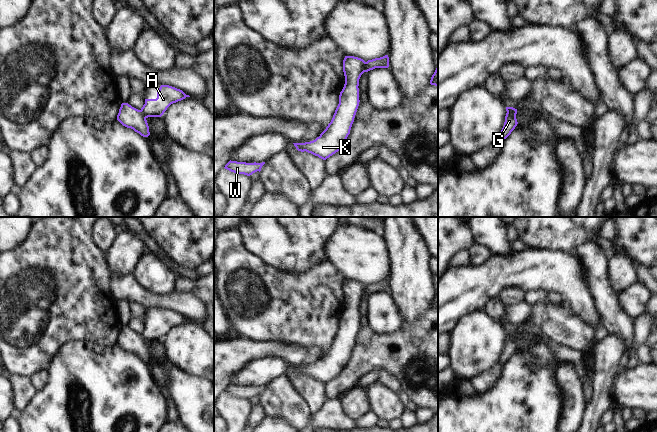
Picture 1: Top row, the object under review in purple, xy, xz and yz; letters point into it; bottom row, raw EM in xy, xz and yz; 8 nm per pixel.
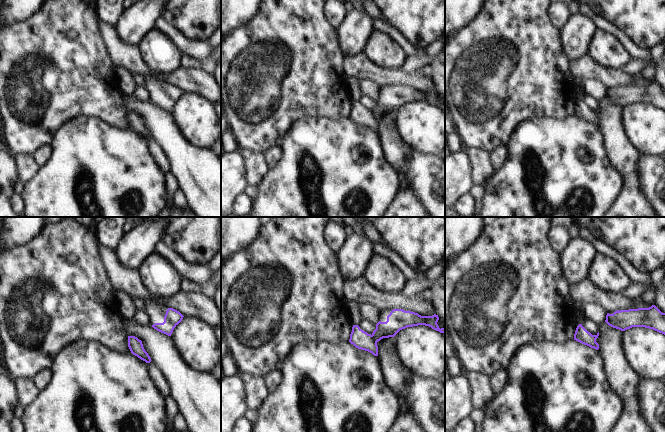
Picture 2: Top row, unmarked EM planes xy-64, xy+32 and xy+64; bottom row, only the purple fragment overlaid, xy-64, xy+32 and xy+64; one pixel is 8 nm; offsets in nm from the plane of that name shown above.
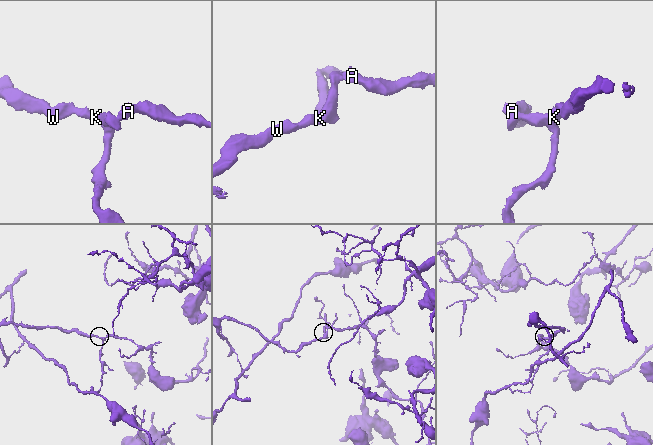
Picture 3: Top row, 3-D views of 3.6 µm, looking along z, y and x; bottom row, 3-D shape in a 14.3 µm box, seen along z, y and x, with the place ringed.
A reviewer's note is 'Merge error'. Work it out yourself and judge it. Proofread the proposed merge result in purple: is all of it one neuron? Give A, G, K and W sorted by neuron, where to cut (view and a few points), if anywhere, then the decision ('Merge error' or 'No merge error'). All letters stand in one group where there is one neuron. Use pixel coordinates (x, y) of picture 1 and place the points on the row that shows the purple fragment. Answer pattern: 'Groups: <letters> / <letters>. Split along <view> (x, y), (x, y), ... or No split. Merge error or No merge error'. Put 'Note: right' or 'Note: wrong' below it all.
Groups: A / G K W. Split along xz (366, 62), (364, 71). Merge error.
Note: right

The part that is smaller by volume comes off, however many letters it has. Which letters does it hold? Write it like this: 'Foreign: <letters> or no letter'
Foreign: G, K, W

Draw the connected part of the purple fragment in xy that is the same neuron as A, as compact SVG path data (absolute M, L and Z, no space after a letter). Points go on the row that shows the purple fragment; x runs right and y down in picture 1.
M161 85L156 99L145 99L145 104L141 108L142 113L146 118L161 117L167 108L178 101L190 97L182 90L169 85Z

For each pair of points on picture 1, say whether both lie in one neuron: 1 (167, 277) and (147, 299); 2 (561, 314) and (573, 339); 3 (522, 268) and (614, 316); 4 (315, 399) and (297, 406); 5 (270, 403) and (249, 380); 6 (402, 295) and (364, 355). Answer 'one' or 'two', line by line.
1: two
2: one
3: two
4: two
5: two
6: two

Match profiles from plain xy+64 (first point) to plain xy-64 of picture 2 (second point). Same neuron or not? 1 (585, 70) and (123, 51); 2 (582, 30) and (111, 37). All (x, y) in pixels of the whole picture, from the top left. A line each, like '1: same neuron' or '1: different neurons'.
1: same neuron
2: different neurons

